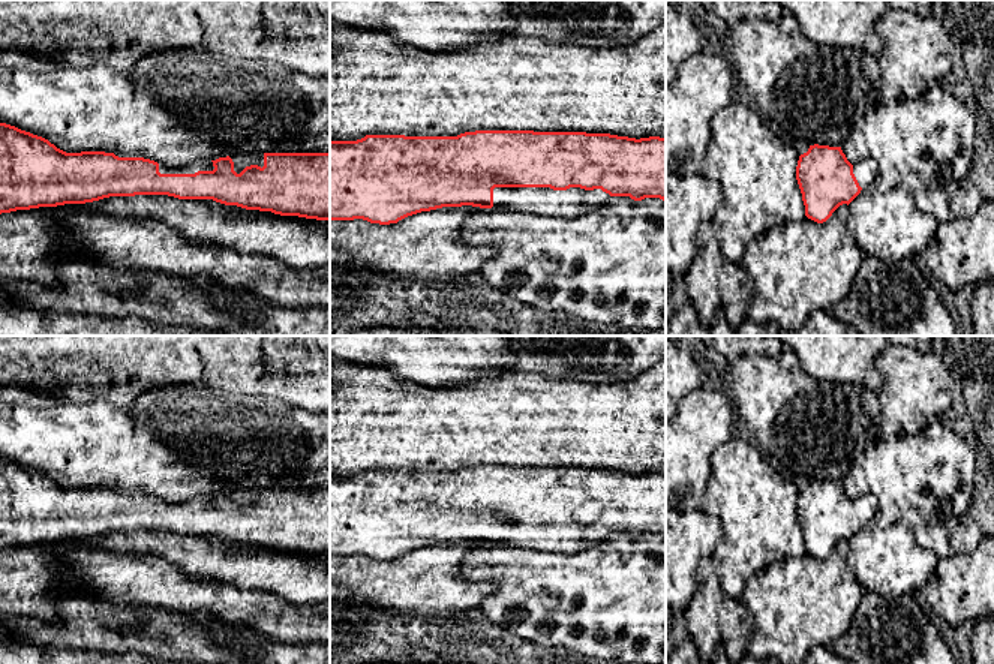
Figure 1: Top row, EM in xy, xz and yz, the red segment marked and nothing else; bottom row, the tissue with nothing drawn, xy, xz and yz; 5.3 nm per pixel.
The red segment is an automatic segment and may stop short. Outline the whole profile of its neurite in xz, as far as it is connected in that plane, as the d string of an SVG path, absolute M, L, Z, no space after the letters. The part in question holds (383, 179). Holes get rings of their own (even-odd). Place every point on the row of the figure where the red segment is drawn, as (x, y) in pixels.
M475 130L457 136L366 135L357 141L330 141L330 222L363 219L370 223L390 225L421 211L462 205L502 207L511 211L547 216L580 216L594 207L607 205L612 196L630 196L634 201L660 198L666 202L666 138L636 139L586 132Z

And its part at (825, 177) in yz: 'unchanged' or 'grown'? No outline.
grown

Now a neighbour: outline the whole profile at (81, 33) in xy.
M0 0L0 49L4 48L37 52L76 69L106 64L121 75L130 75L136 63L151 52L198 49L231 58L274 61L309 76L330 78L330 0Z

